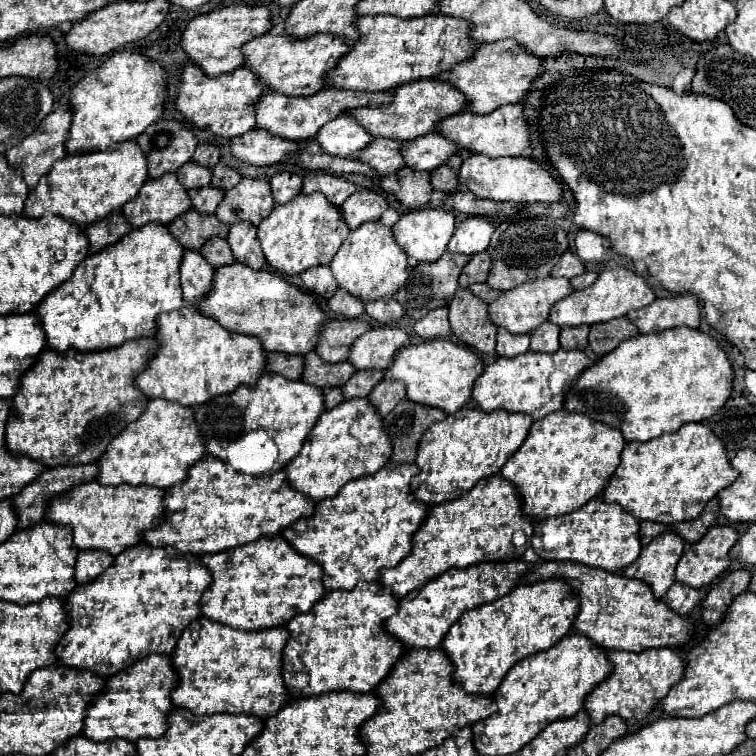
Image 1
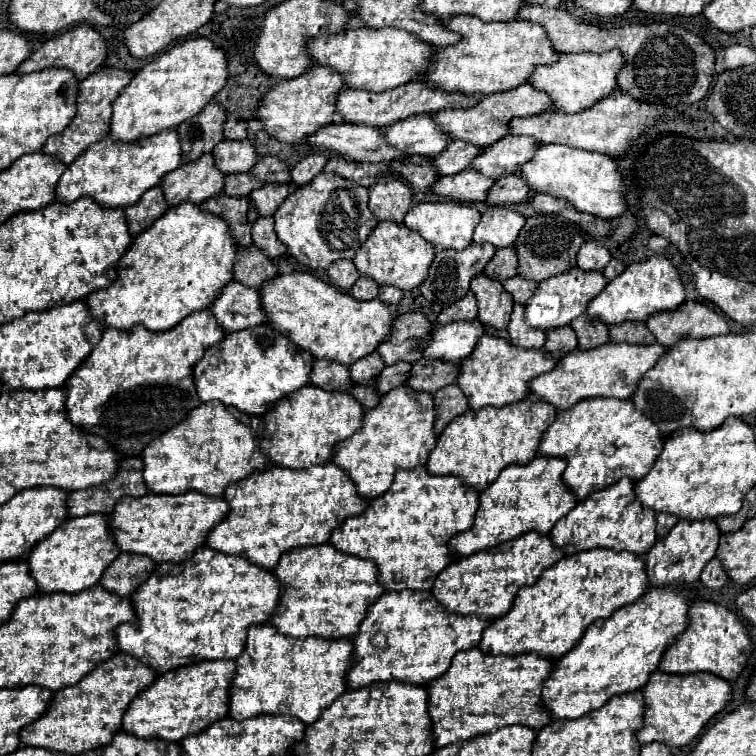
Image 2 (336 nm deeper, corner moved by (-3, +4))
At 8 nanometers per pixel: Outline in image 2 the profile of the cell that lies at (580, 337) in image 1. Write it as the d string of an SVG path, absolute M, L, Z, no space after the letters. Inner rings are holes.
M580 316L576 320L572 320L570 324L578 336L578 348L580 350L590 350L590 348L596 348L596 346L602 346L602 344L608 344L610 342L610 336L608 336L608 326L594 318L594 316Z

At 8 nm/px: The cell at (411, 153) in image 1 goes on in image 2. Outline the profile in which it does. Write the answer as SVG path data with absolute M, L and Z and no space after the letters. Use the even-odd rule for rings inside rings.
M514 136L502 138L502 142L496 142L496 146L488 146L472 166L476 170L482 170L482 174L488 174L490 178L510 176L518 174L520 166L530 162L540 148L540 142L536 142L530 136Z

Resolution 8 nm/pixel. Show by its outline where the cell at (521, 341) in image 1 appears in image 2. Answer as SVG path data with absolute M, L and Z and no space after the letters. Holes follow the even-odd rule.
M514 304L514 312L508 324L508 336L510 342L518 348L542 348L546 334L544 330L536 330L532 326L528 326L524 322L524 306L522 304Z

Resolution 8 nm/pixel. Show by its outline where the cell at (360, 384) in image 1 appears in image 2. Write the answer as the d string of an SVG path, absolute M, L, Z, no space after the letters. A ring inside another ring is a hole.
M398 362L398 364L392 364L392 366L386 366L380 374L380 378L376 380L376 390L380 394L386 394L390 392L392 388L404 384L404 380L410 376L410 370L412 370L412 364L408 362Z

